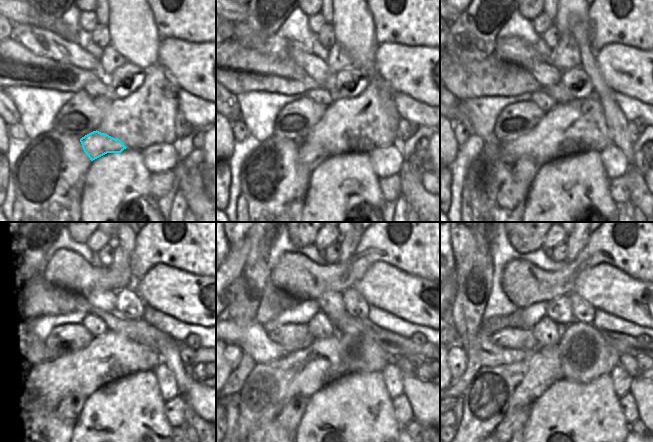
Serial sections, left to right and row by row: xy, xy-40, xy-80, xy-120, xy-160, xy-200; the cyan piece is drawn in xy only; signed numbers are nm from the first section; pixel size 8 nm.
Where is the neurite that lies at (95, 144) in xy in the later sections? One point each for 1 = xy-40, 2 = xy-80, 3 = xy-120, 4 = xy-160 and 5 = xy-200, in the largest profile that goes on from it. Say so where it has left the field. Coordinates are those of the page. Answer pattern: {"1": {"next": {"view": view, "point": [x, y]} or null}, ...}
{"1": {"next": {"view": "xy-40", "point": [311, 155]}}, "2": {"next": {"view": "xy-80", "point": [525, 169]}}, "3": {"next": {"view": "xy-120", "point": [70, 408]}}, "4": {"next": {"view": "xy-160", "point": [289, 418]}}, "5": {"next": {"view": "xy-200", "point": [516, 420]}}}

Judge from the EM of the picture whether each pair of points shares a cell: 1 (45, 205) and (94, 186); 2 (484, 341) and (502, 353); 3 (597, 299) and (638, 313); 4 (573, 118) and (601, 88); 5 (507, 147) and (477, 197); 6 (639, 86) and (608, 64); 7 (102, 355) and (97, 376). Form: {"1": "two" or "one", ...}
{"1": "two", "2": "one", "3": "one", "4": "two", "5": "two", "6": "one", "7": "one"}

